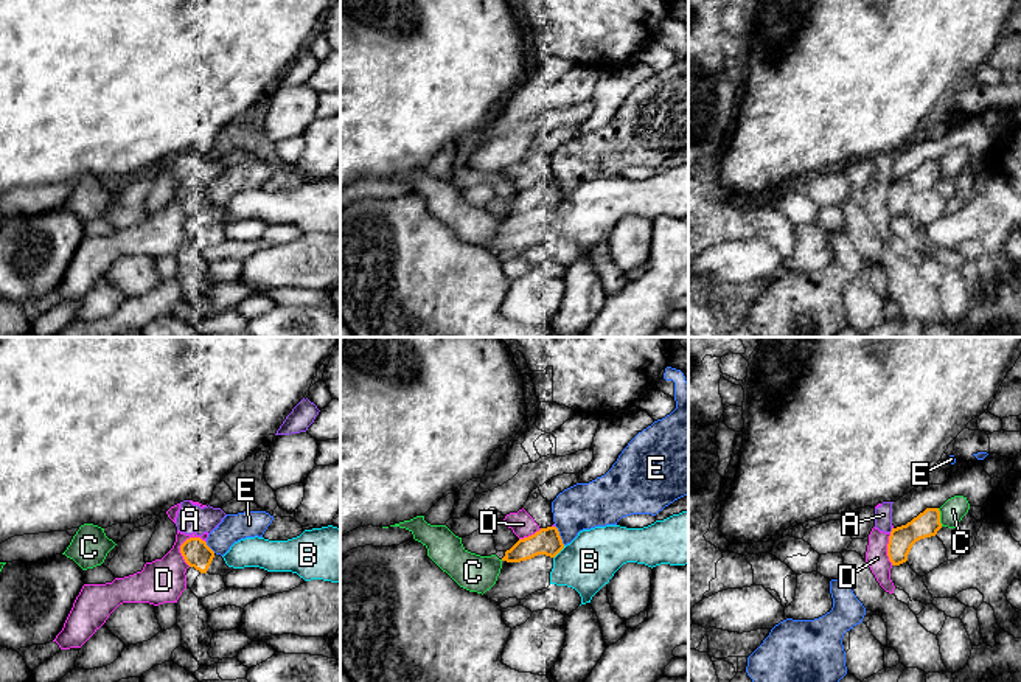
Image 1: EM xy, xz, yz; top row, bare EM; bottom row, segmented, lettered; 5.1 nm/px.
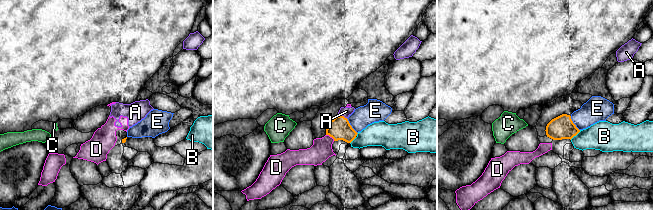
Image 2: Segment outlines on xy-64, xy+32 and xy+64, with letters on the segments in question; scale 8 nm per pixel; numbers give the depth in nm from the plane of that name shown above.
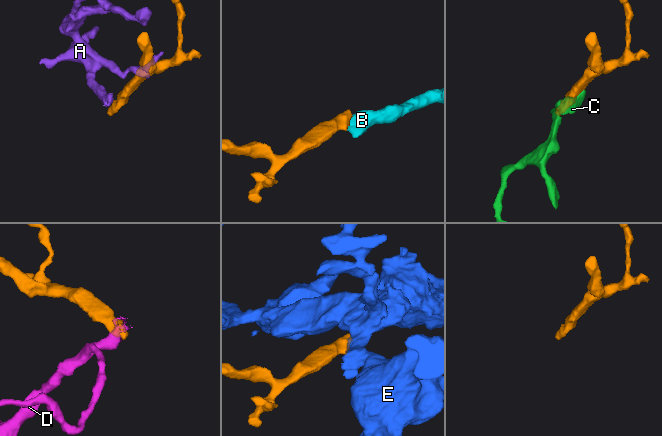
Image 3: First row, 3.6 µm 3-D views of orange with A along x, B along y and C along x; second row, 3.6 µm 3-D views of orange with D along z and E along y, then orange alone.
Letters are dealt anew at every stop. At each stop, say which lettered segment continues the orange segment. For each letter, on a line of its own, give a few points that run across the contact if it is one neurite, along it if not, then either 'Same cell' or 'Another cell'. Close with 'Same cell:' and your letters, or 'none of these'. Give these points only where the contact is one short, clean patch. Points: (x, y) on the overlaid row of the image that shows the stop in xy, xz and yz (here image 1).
A: Another cell
B: Another cell
C: Another cell
D: Another cell
E: Another cell
Same cell: none of these

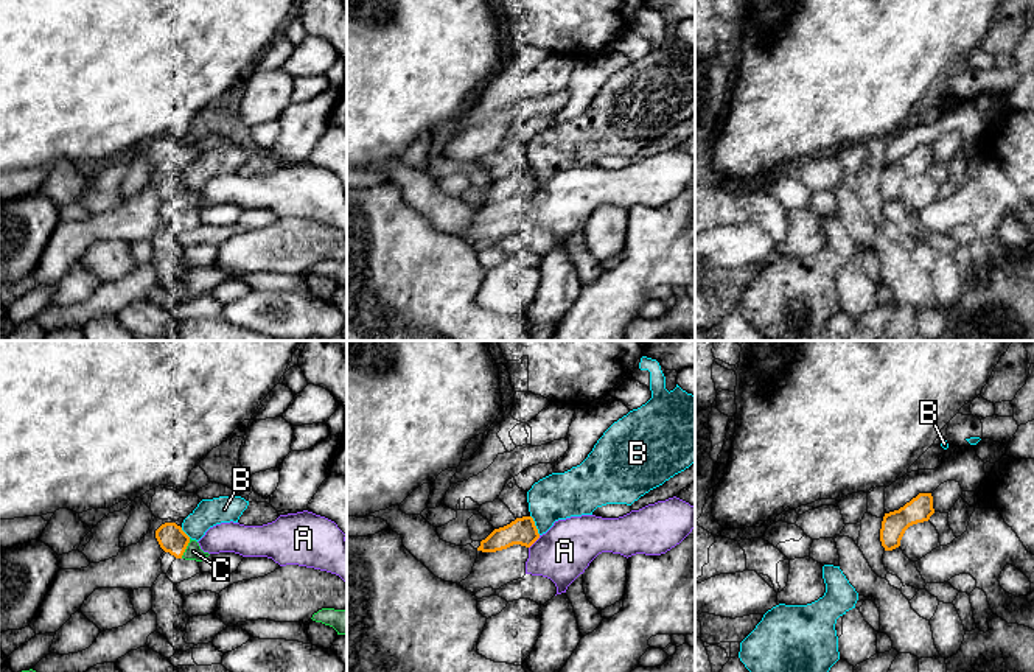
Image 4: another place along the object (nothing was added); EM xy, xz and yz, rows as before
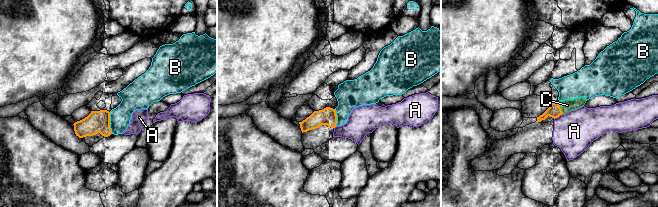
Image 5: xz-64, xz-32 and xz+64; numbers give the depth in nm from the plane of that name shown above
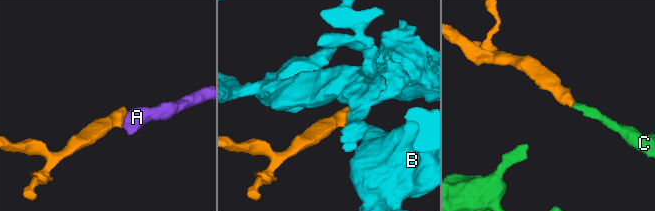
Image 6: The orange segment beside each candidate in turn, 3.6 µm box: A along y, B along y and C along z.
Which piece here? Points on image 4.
A: Another cell
B: Another cell
C: Same cell
Same cell: C

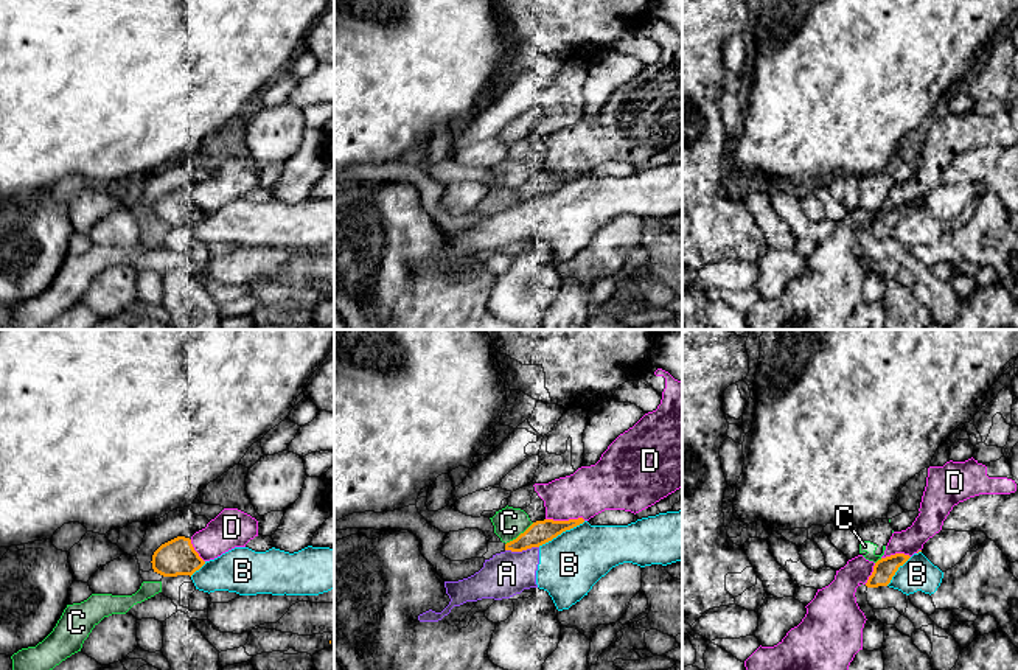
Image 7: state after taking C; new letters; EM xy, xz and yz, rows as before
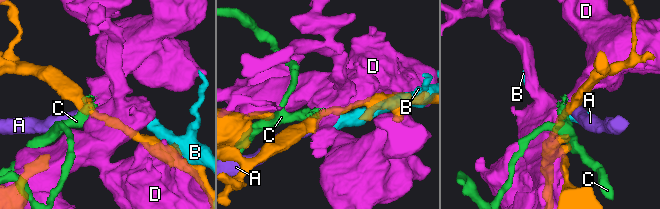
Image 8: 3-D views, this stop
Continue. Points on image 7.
A: Another cell
B: Another cell
C: Another cell
D: Another cell
Same cell: none of these

